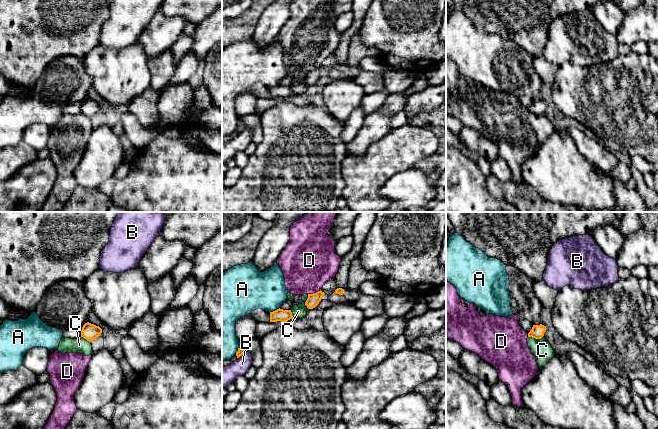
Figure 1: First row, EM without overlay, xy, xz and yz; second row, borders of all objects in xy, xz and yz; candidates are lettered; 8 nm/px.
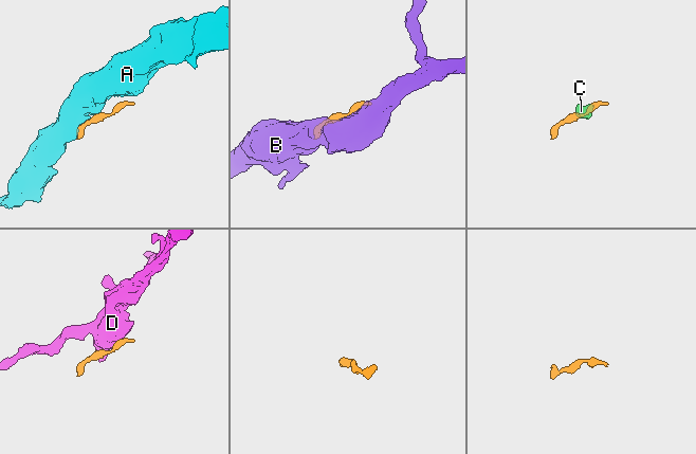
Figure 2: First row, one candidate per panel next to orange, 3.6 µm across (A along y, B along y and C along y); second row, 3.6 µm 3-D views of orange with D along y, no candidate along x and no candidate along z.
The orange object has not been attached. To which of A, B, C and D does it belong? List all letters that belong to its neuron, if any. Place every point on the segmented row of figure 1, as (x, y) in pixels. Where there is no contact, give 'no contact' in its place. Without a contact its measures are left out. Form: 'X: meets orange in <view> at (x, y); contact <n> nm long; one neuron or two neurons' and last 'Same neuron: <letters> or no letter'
A: meets orange in xz at (275, 310); contact 100 nm long; two neurons
B: meets orange in xz at (241, 355); contact 90 nm long; two neurons
C: meets orange in yz at (535, 338); contact 130 nm long; two neurons
D: meets orange in xz at (314, 293); contact 110 nm long; two neurons
Same neuron: no letter

